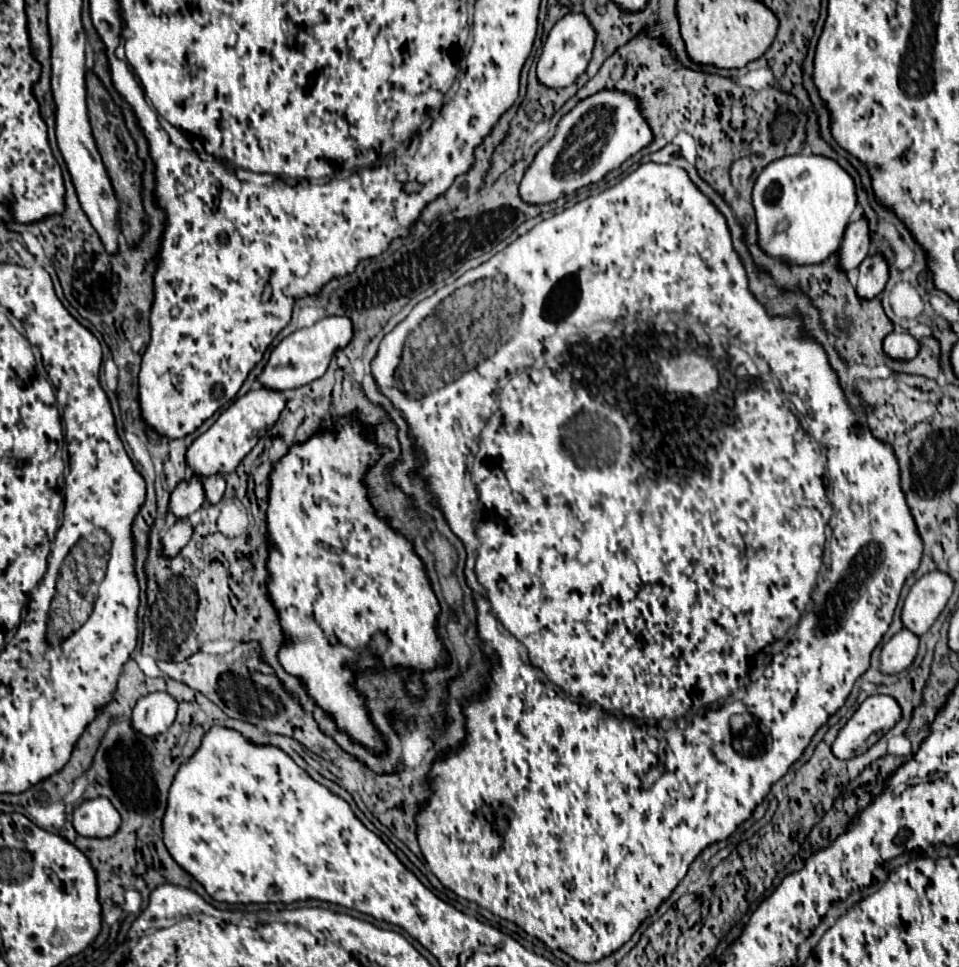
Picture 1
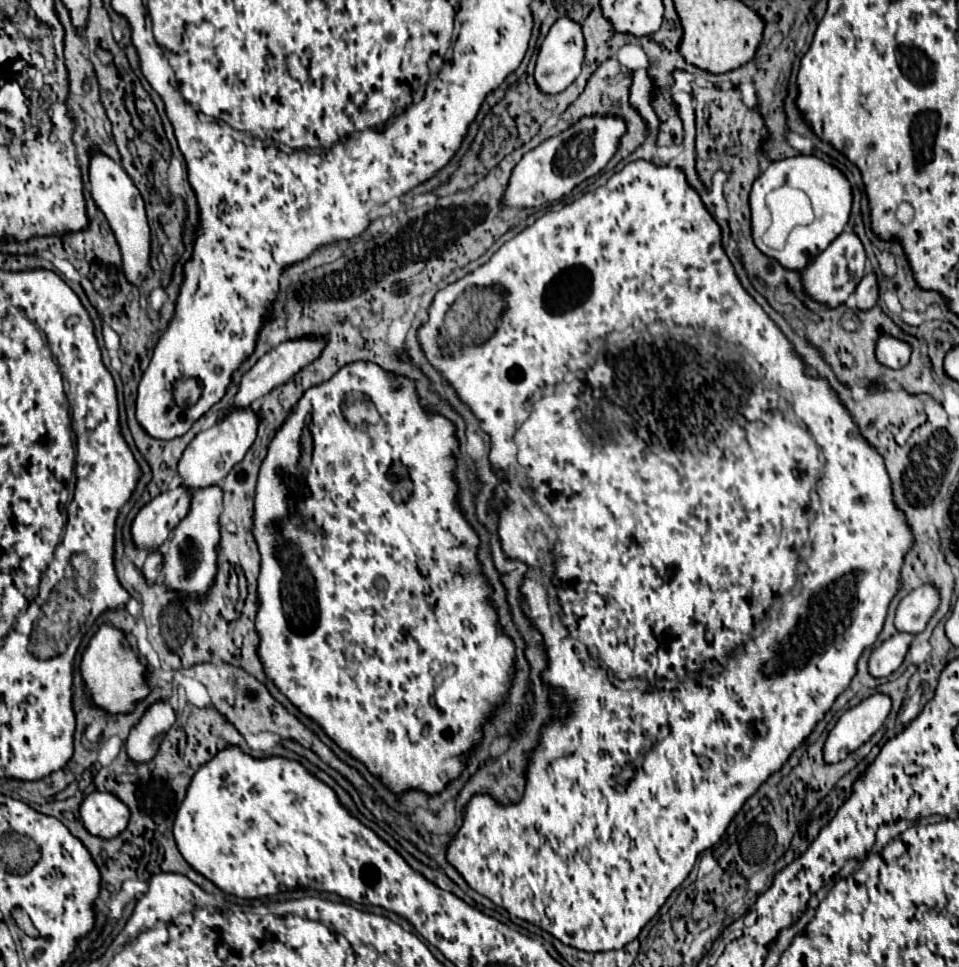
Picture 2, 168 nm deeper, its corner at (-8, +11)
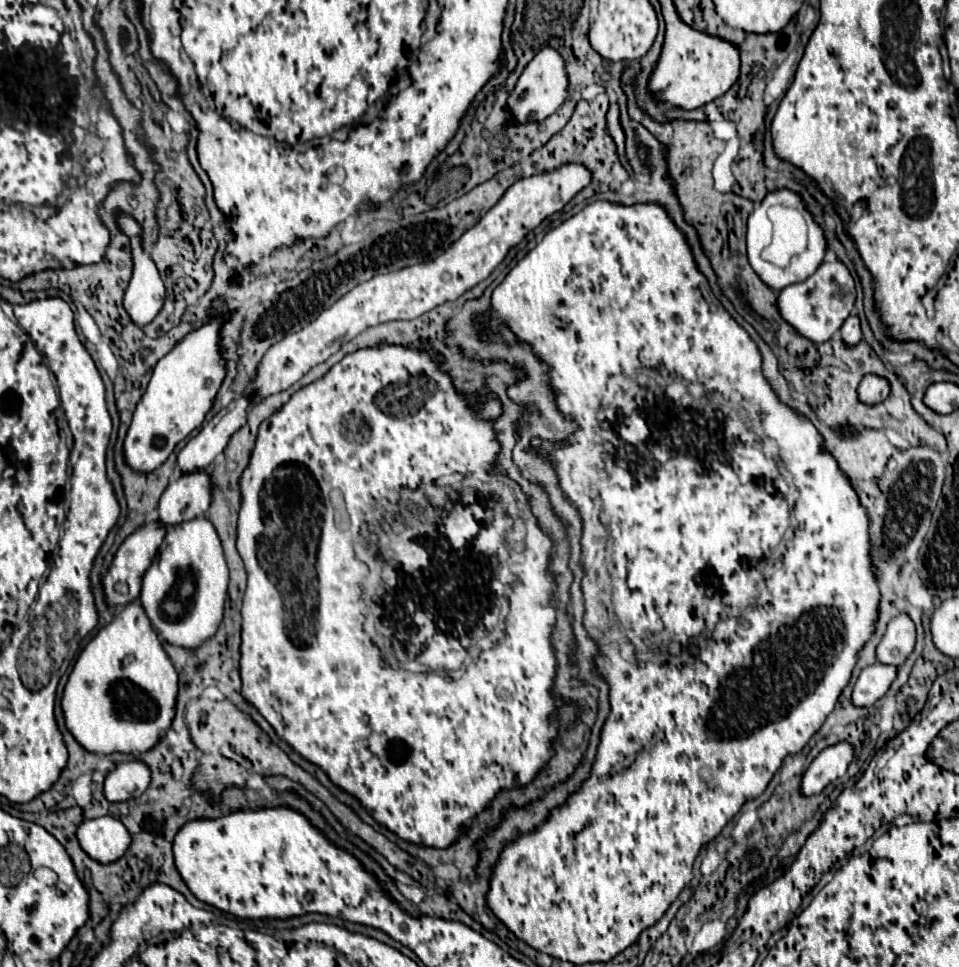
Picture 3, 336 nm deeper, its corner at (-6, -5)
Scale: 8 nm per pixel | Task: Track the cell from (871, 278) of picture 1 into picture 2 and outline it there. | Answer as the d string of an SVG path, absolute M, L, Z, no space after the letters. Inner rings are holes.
M874 272L866 274L862 278L862 282L856 288L856 304L860 310L868 310L872 306L876 306L878 302L878 276Z

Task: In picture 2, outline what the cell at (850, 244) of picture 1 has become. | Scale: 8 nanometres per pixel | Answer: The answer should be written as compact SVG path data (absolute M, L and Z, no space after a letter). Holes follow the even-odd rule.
M842 232L820 256L816 256L816 260L812 260L810 266L802 270L804 290L810 294L810 298L824 302L832 308L844 304L866 274L866 260L868 256L860 238L854 232Z

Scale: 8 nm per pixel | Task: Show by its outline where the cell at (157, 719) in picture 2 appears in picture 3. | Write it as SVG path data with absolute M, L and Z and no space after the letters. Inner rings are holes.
M142 762L118 764L112 772L108 772L104 780L104 796L110 802L126 802L138 798L146 792L150 784L150 770Z

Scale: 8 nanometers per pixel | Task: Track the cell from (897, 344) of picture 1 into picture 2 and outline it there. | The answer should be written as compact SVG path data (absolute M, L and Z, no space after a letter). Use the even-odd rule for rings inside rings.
M882 336L878 340L876 358L880 364L888 368L902 368L904 364L908 364L910 354L912 354L912 346L896 336Z

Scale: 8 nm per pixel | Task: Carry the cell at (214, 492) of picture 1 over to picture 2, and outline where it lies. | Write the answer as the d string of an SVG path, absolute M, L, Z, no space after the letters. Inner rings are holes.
M214 484L212 488L200 488L200 492L192 492L192 506L188 516L178 524L178 528L174 530L174 536L164 544L162 552L166 556L164 562L164 582L170 590L176 592L184 592L190 596L202 596L214 582L214 574L216 574L216 544L220 540L220 530L218 530L218 516L222 514L222 488L218 484Z

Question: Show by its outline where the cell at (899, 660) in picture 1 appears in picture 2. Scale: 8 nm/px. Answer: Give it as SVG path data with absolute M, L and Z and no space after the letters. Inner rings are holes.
M896 632L892 638L882 642L870 656L870 674L880 678L896 672L902 666L912 640L914 640L912 634Z

